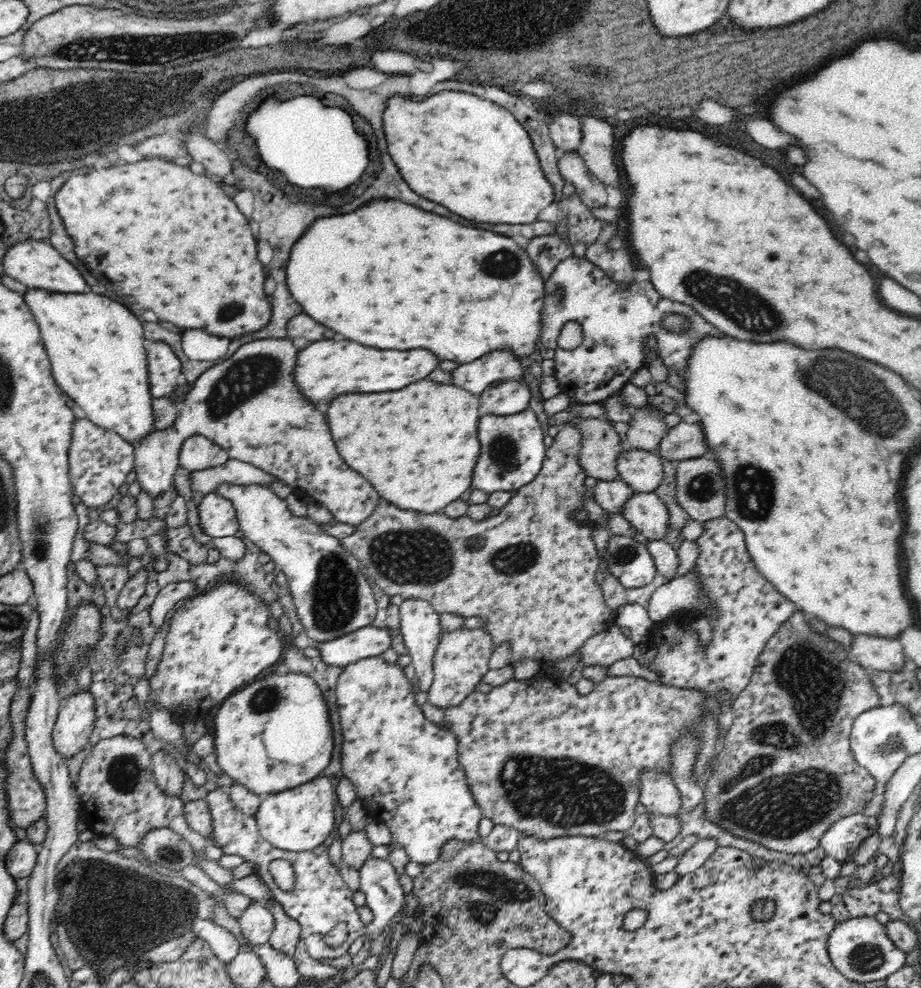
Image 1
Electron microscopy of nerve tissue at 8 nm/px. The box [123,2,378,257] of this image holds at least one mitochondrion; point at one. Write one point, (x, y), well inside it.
(188, 76)

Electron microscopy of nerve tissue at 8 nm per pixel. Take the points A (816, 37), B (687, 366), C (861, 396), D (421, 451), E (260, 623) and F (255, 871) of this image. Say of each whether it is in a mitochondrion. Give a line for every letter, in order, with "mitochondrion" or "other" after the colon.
A: mitochondrion
B: other
C: mitochondrion
D: other
E: other
F: other

